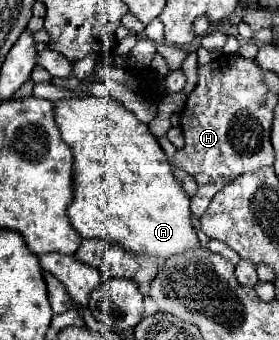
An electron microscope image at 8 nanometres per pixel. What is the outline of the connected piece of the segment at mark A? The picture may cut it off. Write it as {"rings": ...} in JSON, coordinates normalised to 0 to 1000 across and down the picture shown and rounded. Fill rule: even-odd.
{"rings":[[[251,285],[194,297],[194,350],[222,415],[251,426],[265,456],[265,585],[237,615],[251,662],[287,697],[351,697],[387,715],[423,715],[452,738],[538,744],[595,768],[624,744],[710,726],[710,697],[681,650],[681,579],[652,562],[616,515],[616,491],[573,438],[559,403],[502,362],[473,326],[401,285]]]}

